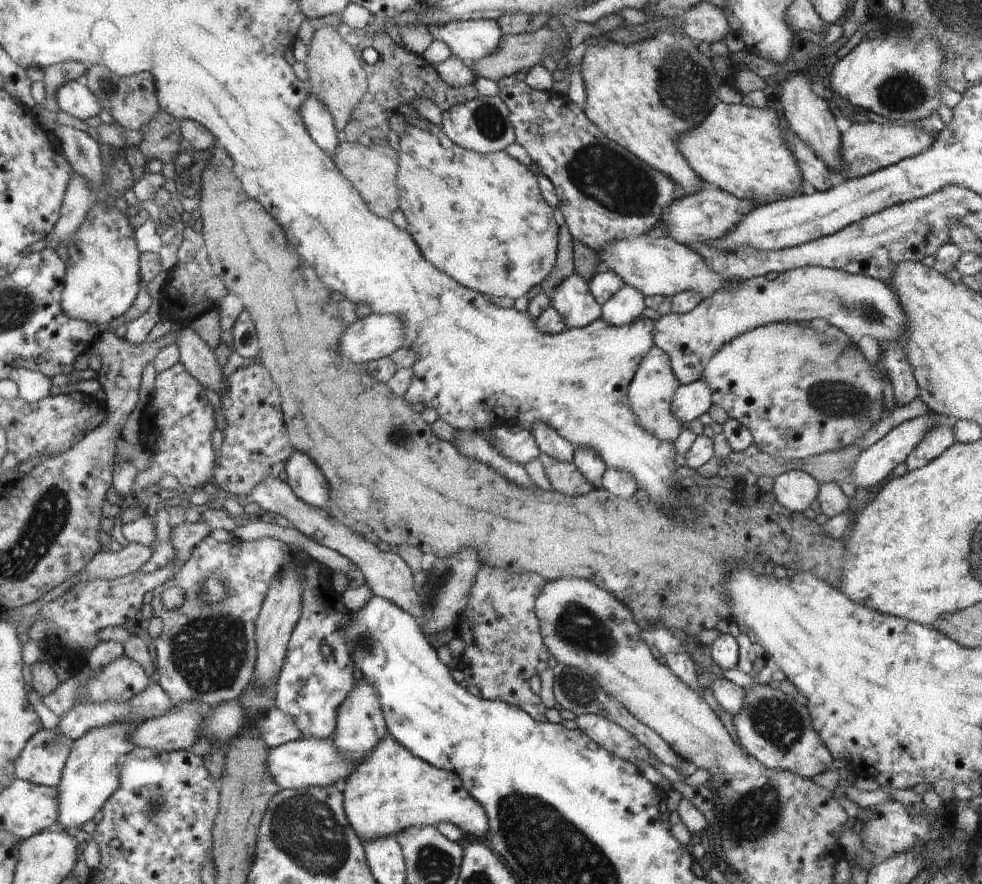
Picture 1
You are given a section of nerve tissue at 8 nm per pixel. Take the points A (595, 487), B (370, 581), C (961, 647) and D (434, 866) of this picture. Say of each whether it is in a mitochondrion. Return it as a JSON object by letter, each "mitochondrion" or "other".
{"A":"other","B":"other","C":"other","D":"mitochondrion"}

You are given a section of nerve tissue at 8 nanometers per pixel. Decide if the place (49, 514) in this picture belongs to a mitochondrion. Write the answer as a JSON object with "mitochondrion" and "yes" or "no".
{"mitochondrion":"yes"}

